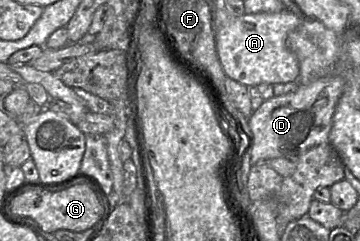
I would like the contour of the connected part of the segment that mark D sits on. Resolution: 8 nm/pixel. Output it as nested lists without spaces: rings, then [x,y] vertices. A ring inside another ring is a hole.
[[[327,76],[308,85],[299,85],[294,92],[274,95],[265,100],[248,117],[253,135],[251,166],[288,154],[301,154],[311,147],[328,142],[334,111],[343,89],[344,80],[341,76]]]

